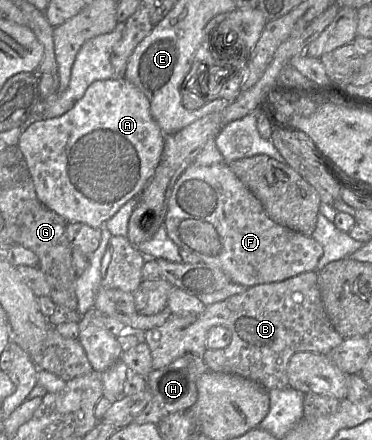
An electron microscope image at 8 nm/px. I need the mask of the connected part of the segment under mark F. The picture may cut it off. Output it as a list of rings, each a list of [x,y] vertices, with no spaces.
[[[225,162],[211,166],[192,163],[184,170],[170,195],[164,224],[168,236],[180,249],[188,250],[203,262],[219,267],[233,283],[247,287],[280,282],[304,272],[315,271],[323,255],[322,245],[313,237],[274,222],[258,198]]]

